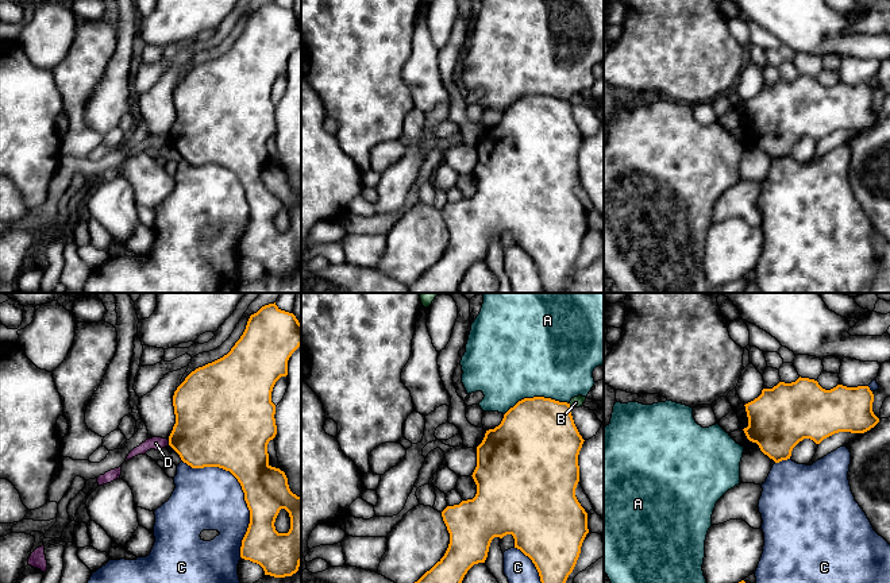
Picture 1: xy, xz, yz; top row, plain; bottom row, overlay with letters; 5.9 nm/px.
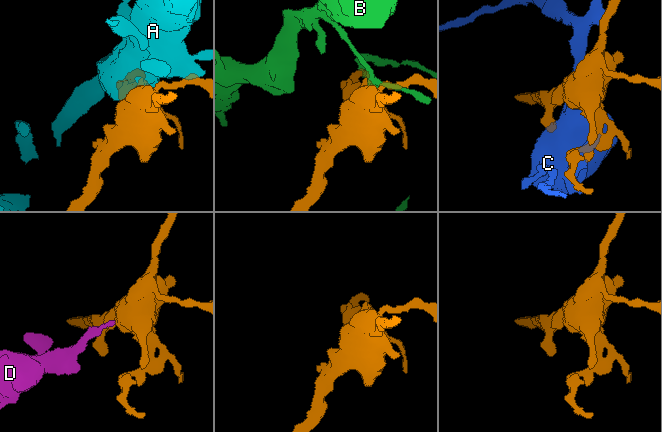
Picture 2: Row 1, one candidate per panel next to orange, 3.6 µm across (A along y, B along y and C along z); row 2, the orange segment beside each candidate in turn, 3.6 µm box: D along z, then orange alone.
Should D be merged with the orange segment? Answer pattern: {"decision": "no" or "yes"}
{"decision": "no"}

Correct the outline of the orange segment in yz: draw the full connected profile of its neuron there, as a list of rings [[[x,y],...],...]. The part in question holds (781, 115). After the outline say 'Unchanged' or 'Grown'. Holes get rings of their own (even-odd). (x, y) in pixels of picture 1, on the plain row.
[[[800,74],[795,80],[779,80],[773,86],[763,86],[758,96],[745,101],[748,124],[743,128],[764,152],[779,161],[790,157],[793,146],[804,136],[820,142],[839,130],[864,131],[870,128],[879,120],[872,109],[872,100],[874,92],[868,84],[837,82],[825,88],[817,78]]]. Unchanged

